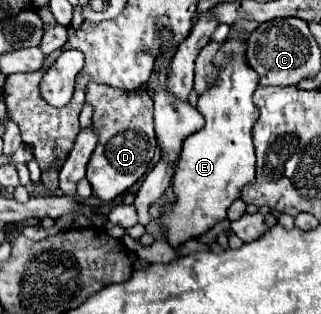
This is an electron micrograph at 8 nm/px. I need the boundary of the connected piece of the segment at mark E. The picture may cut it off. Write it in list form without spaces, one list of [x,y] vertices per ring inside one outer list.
[[[232,36],[232,40],[226,42],[216,54],[216,86],[208,88],[208,92],[198,98],[198,110],[206,124],[182,144],[180,162],[176,164],[172,176],[176,202],[168,208],[162,208],[158,218],[160,230],[174,250],[192,238],[200,238],[216,222],[224,220],[230,204],[240,198],[240,190],[254,182],[256,156],[252,144],[252,126],[256,124],[258,116],[252,102],[252,92],[258,86],[258,78],[256,72],[244,64],[244,48],[246,44],[242,44],[238,36]]]

